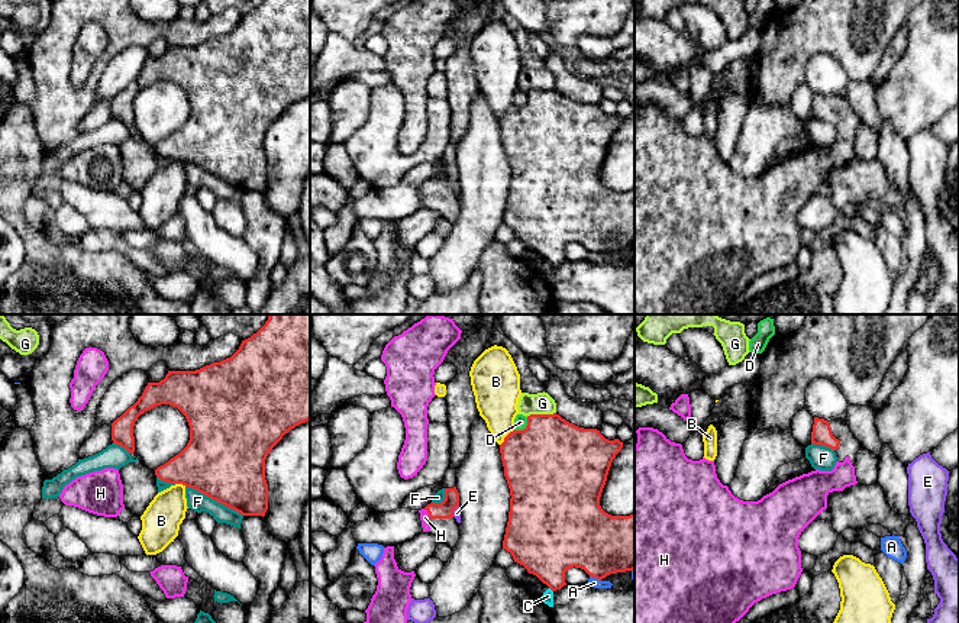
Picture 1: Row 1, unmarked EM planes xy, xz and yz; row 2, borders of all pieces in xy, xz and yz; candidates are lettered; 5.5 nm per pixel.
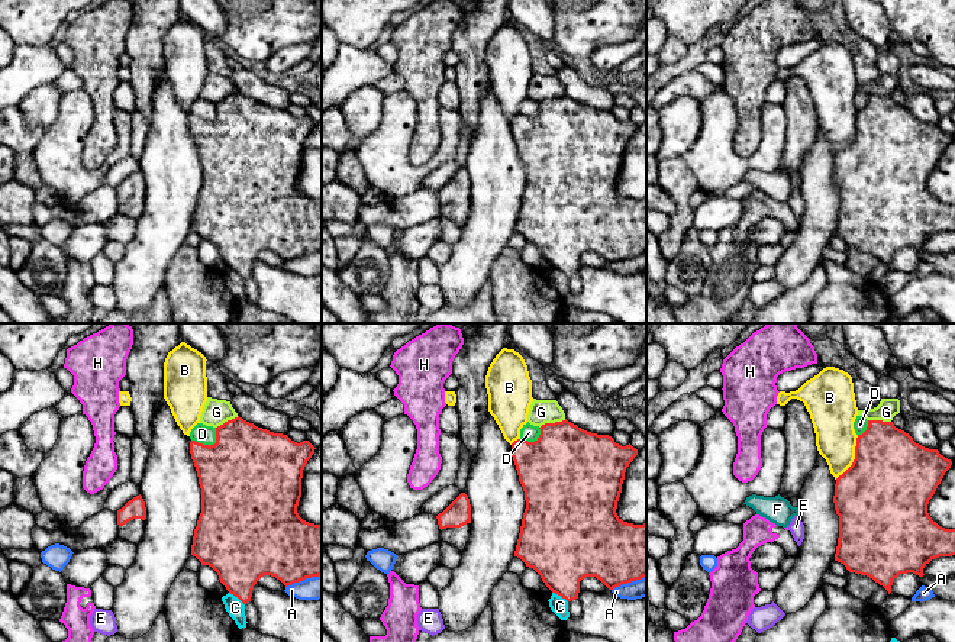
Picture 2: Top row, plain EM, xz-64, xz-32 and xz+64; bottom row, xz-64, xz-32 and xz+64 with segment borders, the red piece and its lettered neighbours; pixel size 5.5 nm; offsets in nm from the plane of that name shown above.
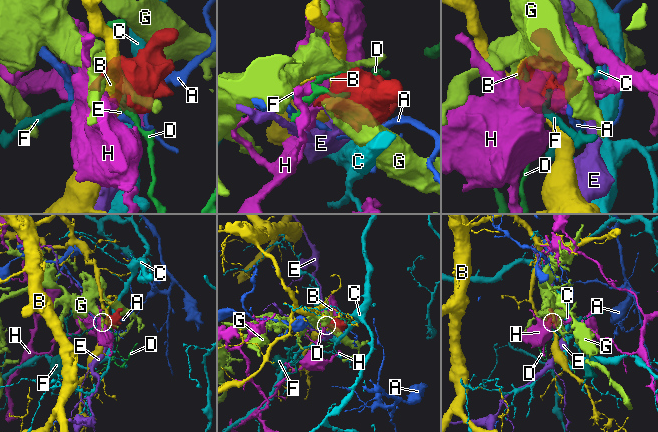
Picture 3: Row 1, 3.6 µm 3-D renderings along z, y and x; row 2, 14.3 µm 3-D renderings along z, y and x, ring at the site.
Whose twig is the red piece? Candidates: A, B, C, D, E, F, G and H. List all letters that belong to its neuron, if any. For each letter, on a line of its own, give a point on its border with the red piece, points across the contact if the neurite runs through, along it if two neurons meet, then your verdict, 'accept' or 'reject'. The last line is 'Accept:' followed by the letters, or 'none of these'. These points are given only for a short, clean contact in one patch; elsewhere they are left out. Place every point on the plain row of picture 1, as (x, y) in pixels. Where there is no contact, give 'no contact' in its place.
A: meets red in xz at (596, 252); border along xz (590, 251), (600, 257); reject
B: meets red in xz at (504, 113); border along xz (513, 105), (500, 120); reject
C: meets red in xz at (551, 264); border along xz (549, 262), (552, 267); reject
D: meets red in xz at (523, 105); reject
E: meets red in xz at (454, 184); border along xz (458, 180), (452, 191); reject
F: meets red in xy at (215, 174); reject
G: meets red in xz at (541, 90); border along xz (555, 87), (530, 89), (526, 92); reject
H: meets red in xz at (429, 190); runs through xz (444, 186), (429, 190), (423, 189); accept
Accept: H

